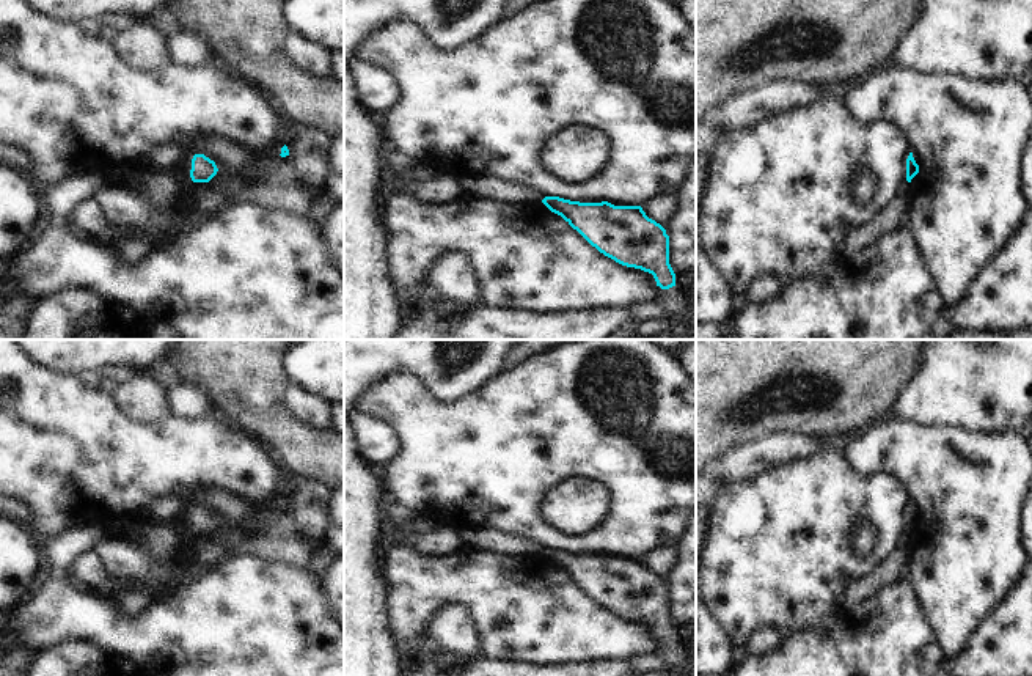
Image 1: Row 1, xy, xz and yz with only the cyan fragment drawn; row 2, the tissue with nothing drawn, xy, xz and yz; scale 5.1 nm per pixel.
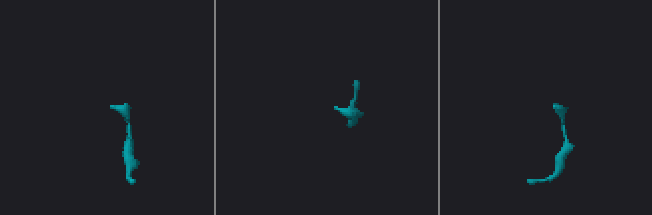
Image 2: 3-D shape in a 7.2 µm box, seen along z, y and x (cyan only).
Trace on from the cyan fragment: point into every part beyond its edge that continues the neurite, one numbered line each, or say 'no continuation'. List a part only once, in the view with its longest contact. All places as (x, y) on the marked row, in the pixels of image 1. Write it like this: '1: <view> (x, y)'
1: xz (671, 299)

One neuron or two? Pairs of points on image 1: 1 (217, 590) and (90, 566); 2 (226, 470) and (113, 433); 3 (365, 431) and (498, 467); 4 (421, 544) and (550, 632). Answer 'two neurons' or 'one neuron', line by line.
1: two neurons
2: one neuron
3: two neurons
4: two neurons

